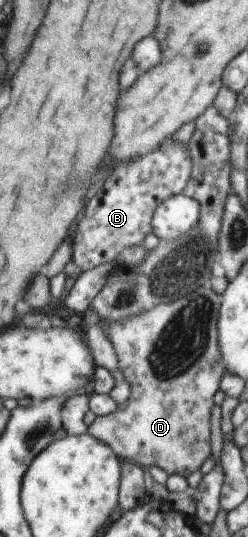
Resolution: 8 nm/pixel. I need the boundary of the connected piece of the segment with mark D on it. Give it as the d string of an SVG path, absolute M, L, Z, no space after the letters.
M197 285L183 297L157 304L150 310L122 317L110 322L101 318L96 323L110 341L118 368L129 386L123 409L116 409L104 416L95 416L86 427L86 433L104 442L122 460L139 467L158 466L167 475L173 473L187 477L200 469L209 453L209 409L213 393L219 389L223 375L223 362L218 345L219 296L209 286Z

